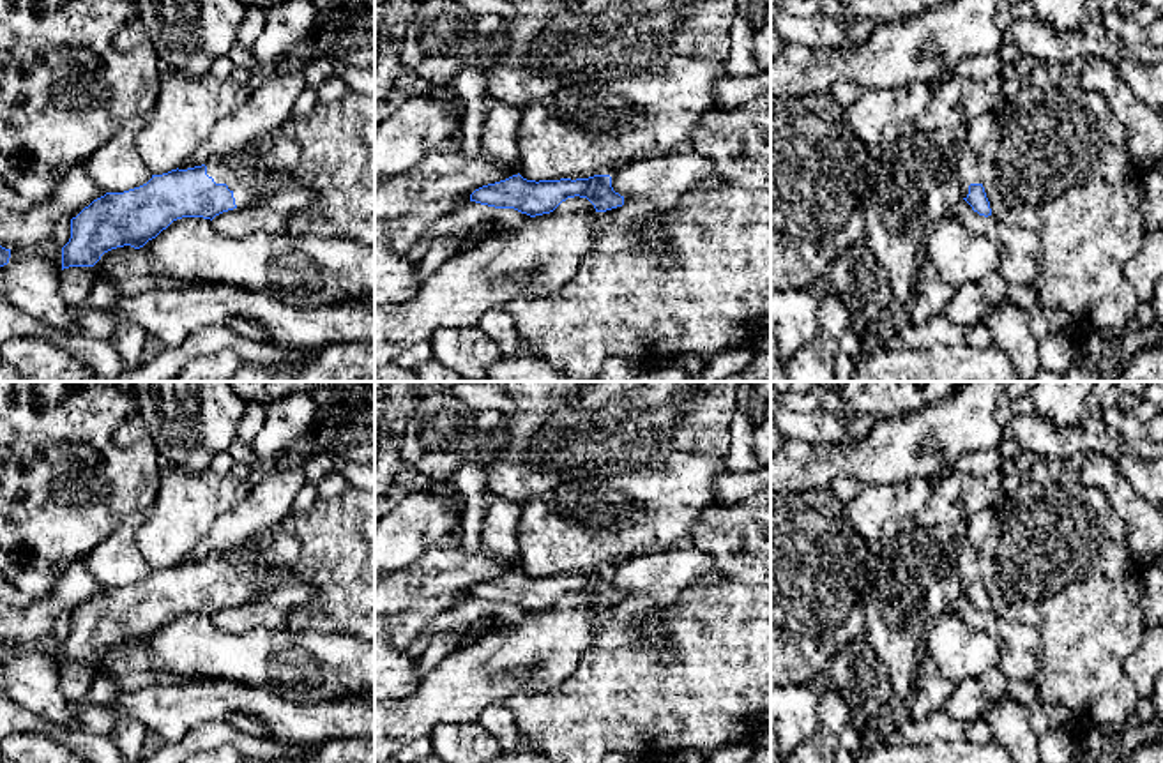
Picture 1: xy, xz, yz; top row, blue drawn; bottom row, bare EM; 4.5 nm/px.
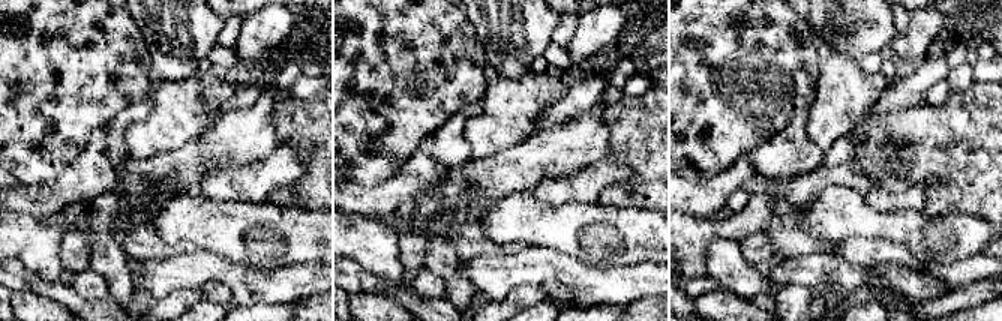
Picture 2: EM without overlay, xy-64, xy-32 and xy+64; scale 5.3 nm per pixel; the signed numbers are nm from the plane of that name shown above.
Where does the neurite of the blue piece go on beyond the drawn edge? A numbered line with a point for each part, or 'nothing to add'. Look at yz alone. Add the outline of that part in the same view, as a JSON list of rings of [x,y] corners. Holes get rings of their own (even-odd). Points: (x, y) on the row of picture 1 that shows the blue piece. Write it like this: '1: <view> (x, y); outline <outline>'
1: yz (967, 161); outline [[[969,143],[962,145],[956,155],[956,175],[960,178],[962,196],[967,198],[970,184],[983,184],[979,170],[979,154]]]

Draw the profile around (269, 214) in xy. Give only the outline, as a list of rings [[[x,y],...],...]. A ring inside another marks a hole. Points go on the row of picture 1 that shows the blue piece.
[[[290,185],[249,205],[223,212],[212,219],[214,228],[228,237],[286,231],[288,219],[315,198],[304,185]]]

